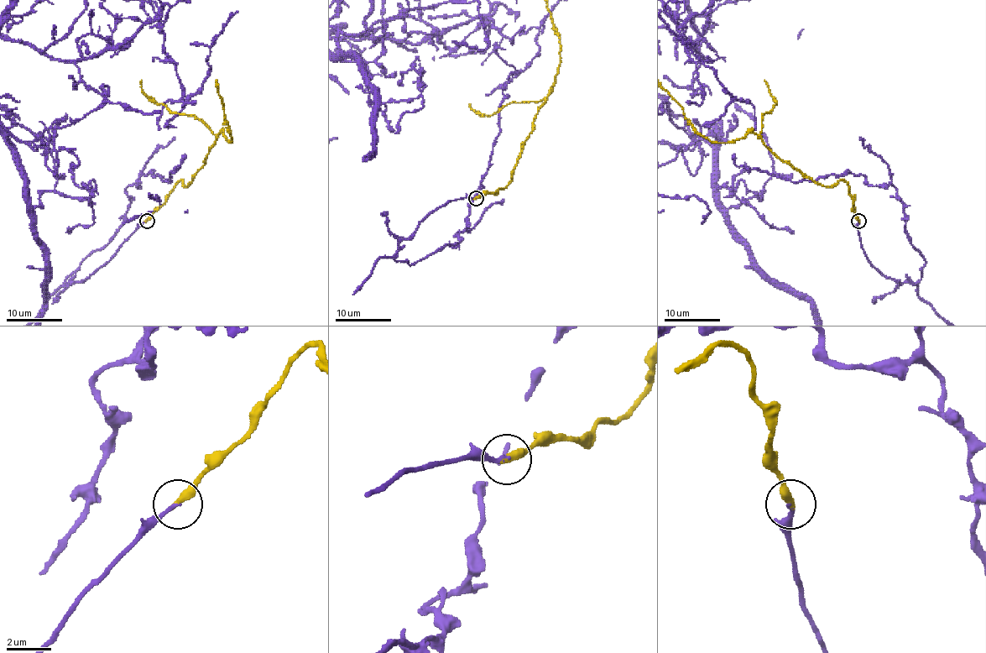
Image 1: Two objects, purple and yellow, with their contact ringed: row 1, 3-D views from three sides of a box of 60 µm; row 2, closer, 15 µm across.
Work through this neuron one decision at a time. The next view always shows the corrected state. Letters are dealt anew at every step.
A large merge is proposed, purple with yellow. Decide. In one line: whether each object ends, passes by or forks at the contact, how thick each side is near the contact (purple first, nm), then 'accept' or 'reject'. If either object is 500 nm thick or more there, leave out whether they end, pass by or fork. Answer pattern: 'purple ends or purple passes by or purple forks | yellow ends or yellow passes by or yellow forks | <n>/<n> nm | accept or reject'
purple ends | yellow ends | 150/360 nm | accept

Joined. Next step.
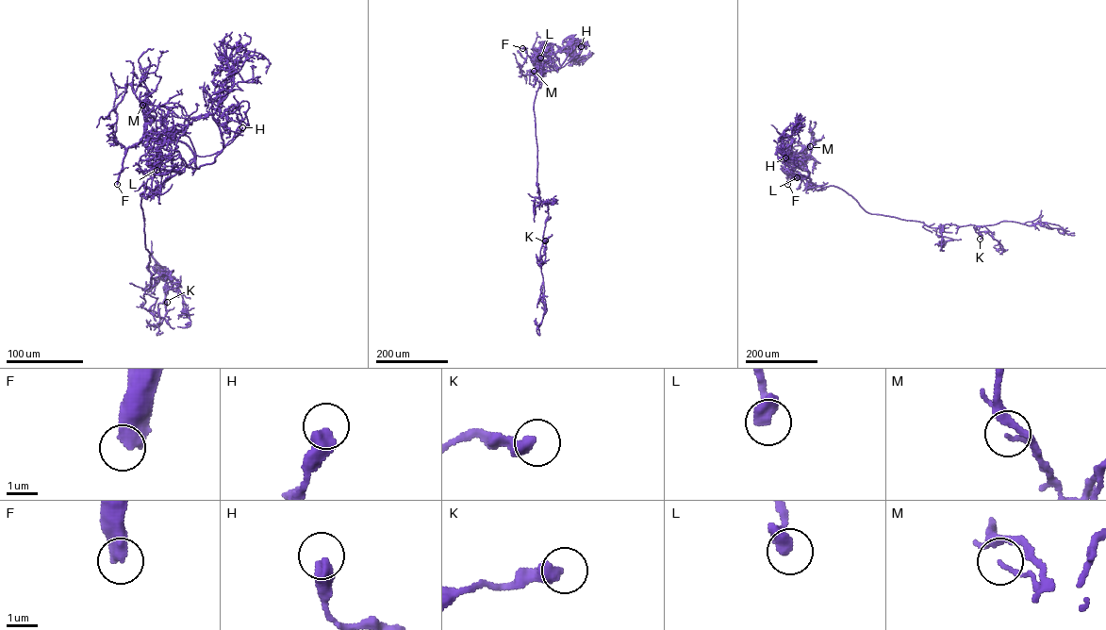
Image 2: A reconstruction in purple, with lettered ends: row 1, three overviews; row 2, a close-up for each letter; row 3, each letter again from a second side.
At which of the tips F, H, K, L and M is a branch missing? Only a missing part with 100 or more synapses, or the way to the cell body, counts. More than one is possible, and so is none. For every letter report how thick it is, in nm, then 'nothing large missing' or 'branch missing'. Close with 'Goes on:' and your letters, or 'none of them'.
F: calibre 550 nm; branch missing
H: calibre 480 nm; nothing large missing
K: calibre 440 nm; nothing large missing
L: calibre 460 nm; nothing large missing
M: calibre 140 nm; nothing large missing
Goes on: F

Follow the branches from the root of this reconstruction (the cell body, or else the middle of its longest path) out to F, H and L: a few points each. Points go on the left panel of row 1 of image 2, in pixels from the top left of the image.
F: (148, 252), (141, 195), (190, 163), (193, 153), (171, 135), (147, 138), (127, 148), (117, 184)
H: (148, 252), (140, 206), (144, 190), (154, 190), (196, 156), (221, 151), (242, 127)
L: (148, 252), (141, 195), (147, 188), (154, 190), (184, 169), (178, 174), (158, 158), (156, 170)

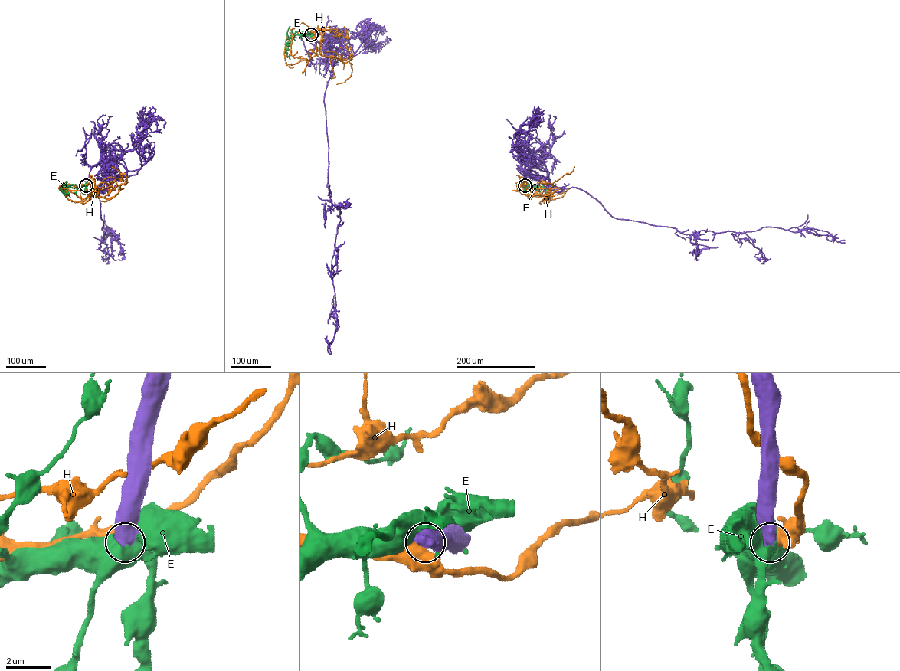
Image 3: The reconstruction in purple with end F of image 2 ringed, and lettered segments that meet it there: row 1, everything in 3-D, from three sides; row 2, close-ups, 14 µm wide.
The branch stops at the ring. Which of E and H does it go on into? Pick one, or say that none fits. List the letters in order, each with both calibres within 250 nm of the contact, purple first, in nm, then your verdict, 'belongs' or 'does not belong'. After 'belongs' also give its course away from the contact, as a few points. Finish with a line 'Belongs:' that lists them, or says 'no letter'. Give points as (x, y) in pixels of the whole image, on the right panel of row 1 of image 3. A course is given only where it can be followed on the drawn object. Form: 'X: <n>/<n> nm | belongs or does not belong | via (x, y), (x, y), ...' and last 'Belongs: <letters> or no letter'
E: 750/850 nm | does not belong
H: 700/460 nm | does not belong
Belongs: no letter

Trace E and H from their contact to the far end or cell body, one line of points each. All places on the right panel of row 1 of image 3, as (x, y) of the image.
E: (524, 185), (525, 188), (535, 185), (541, 195), (546, 193)
H: (525, 185), (519, 179), (519, 189), (530, 197), (543, 194), (548, 197), (551, 184), (571, 173), (574, 166)

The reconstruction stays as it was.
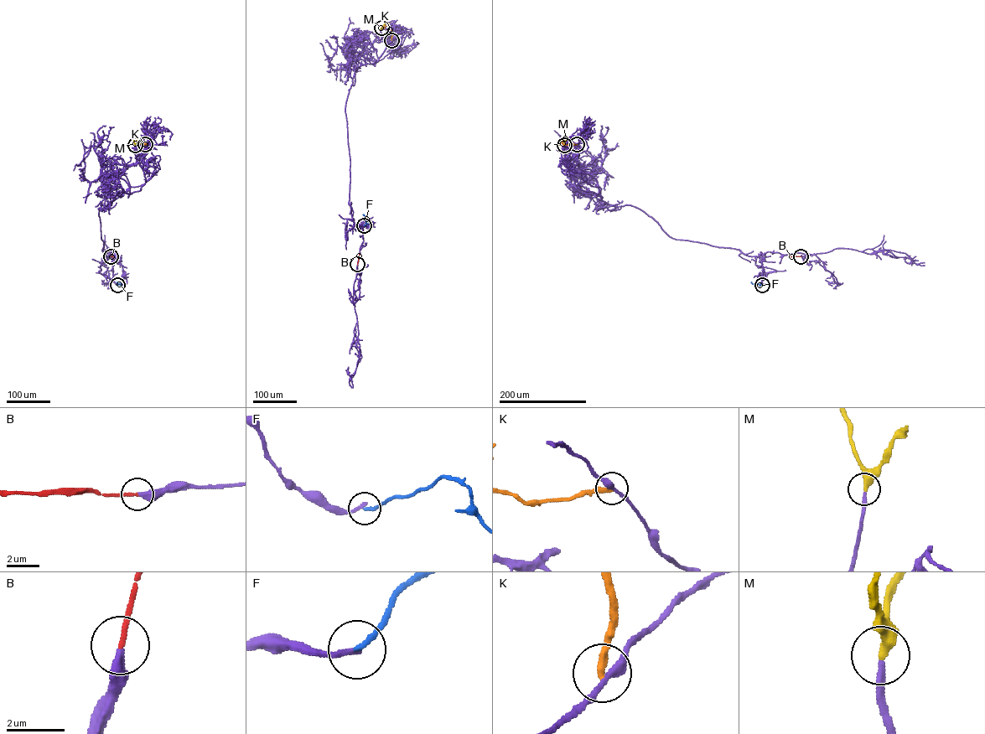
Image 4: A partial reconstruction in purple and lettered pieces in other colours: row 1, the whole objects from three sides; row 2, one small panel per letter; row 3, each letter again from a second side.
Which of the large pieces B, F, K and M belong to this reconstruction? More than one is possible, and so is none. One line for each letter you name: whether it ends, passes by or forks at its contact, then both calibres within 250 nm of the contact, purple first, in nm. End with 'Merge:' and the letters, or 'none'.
B: it ends; calibres 340 and 170 nm
M: it ends; calibres 200 and 400 nm
Merge: B, M

